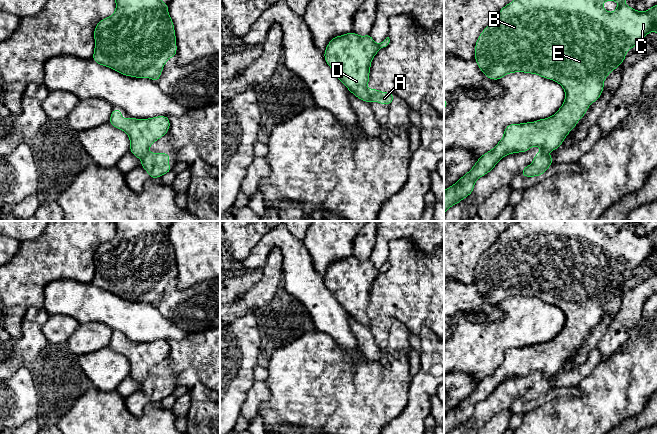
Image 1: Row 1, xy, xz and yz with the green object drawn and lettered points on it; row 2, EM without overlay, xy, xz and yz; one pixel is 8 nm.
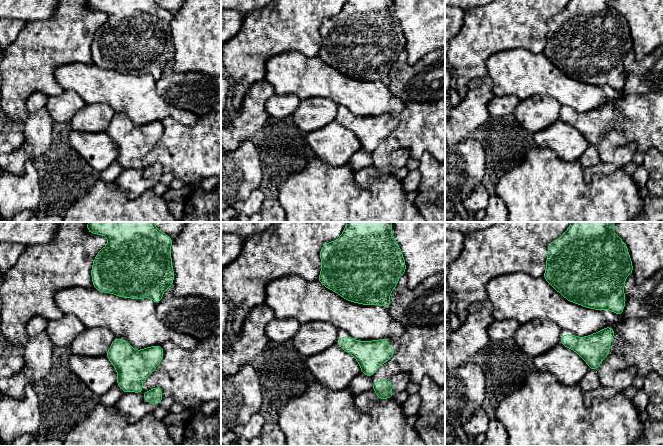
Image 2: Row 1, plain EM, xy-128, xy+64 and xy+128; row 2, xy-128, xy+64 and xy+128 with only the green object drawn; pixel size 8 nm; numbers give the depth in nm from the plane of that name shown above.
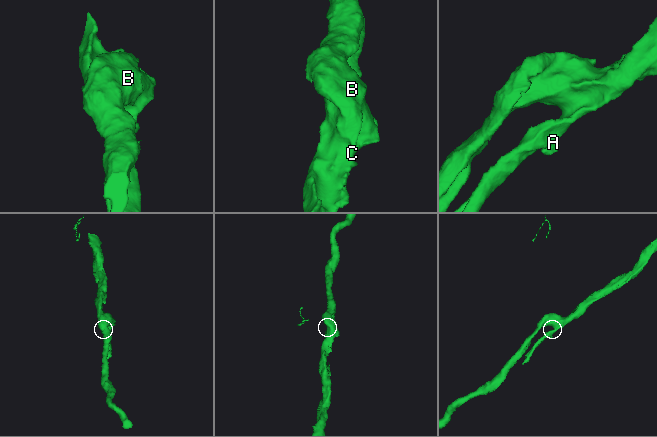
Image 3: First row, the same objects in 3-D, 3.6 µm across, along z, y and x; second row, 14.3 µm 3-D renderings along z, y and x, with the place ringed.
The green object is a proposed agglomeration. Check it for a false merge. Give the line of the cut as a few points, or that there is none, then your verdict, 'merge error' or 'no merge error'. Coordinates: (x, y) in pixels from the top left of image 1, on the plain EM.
cut xz (368, 314), (370, 325); merge error

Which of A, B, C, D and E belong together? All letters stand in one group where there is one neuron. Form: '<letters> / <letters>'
A / B C D E

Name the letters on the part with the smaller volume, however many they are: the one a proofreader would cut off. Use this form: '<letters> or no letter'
A

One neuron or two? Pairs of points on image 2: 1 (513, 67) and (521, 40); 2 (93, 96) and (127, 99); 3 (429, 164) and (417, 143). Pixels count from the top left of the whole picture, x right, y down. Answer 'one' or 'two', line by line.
1: two
2: one
3: two

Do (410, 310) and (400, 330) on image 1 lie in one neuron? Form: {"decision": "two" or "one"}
{"decision": "two"}

